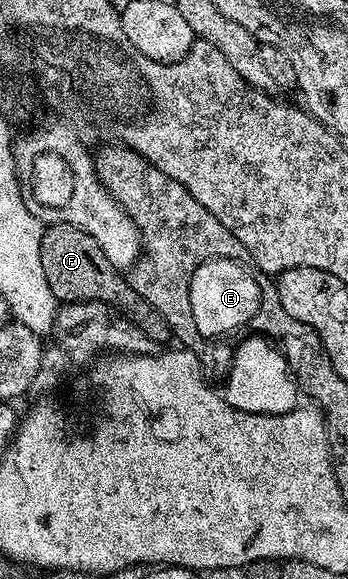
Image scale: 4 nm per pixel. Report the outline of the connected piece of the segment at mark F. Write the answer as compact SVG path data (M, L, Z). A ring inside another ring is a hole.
M55 222L46 225L41 231L41 259L43 260L43 276L47 284L51 284L51 292L58 303L67 302L106 302L115 310L120 310L129 321L158 344L170 341L169 325L135 288L131 288L128 277L113 267L111 260L103 256L103 248L95 244L87 232L75 228L66 222Z

